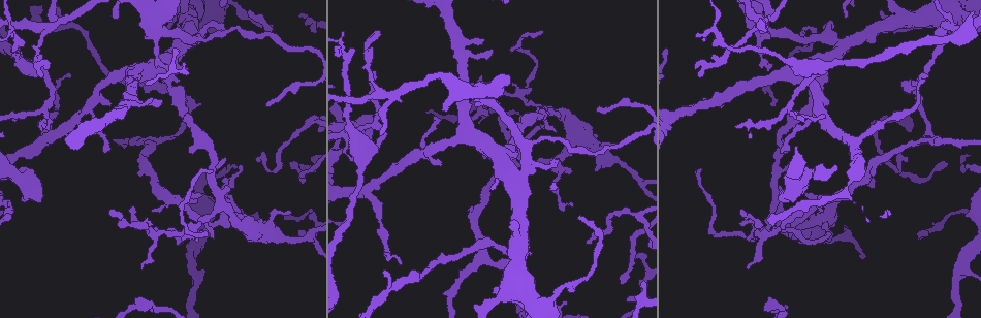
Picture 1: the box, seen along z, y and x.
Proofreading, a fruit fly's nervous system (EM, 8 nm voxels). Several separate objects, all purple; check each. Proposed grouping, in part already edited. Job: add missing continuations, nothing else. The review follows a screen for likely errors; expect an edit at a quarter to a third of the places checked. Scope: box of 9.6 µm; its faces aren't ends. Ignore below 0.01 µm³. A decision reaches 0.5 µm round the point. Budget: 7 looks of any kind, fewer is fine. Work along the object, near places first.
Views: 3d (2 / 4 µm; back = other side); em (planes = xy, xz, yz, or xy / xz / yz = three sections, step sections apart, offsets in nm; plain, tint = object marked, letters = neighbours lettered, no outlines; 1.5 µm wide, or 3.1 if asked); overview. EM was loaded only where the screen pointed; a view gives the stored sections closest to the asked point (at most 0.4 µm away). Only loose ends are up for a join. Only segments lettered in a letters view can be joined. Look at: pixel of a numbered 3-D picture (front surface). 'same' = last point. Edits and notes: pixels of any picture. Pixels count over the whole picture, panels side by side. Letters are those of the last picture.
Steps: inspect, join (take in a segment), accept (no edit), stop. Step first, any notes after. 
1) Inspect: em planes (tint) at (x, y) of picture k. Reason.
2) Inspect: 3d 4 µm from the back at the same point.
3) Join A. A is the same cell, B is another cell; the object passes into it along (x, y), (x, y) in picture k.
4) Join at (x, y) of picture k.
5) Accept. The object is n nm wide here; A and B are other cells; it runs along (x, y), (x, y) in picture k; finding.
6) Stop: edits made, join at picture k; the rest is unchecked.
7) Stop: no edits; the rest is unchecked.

Inspect: em planes (letters) at (780, 198) of picture 1. Thick end.

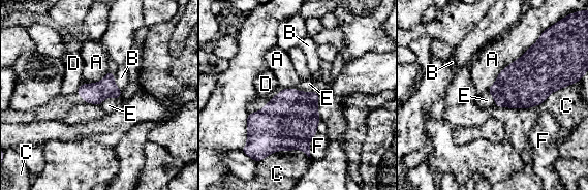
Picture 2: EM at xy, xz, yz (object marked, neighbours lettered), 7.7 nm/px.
Join E. The longest contact is with A, 600 nm; E is the same cell, A, B, C, D and F are other cells; the neuron continues.

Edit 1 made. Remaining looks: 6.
Inspect: overview. Redraw.

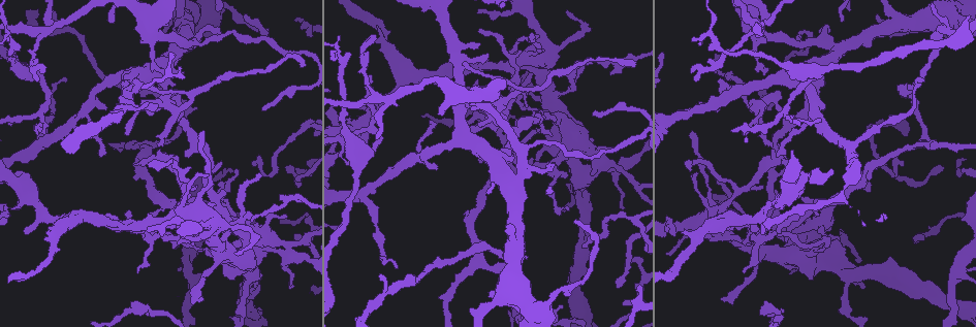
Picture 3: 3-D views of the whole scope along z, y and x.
Inspect: 3d 2 µm at (39, 79) of picture 3. Branch stops here.

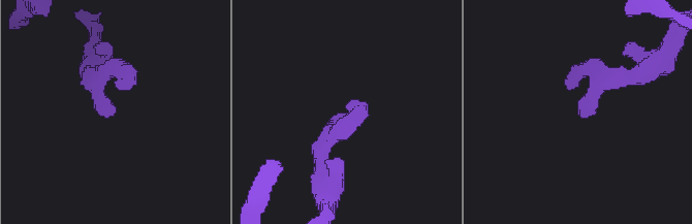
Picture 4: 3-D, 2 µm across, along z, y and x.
Inspect: em yz step 4 (letters) at (345, 113) of picture 4. Need the tissue.

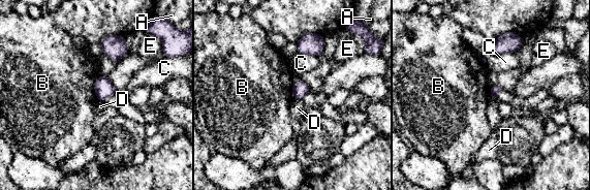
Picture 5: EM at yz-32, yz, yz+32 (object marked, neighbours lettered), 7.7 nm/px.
Accept. The longest contact is with C, 220 nm; A, B, C, D and E are other cells; no lettered segment goes on from it.

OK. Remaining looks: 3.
Inspect: em planes (letters) at (877, 15) of picture 3.

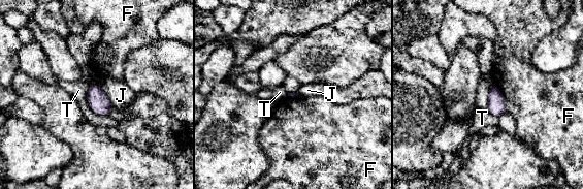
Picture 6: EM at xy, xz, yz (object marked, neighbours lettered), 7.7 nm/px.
Accept. F, J and T are other cells; a border runs along (98, 85), (112, 104) in picture 6; none of them fits.

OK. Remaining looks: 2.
Stop: edits made, join at picture 2; the rest is unchecked.

